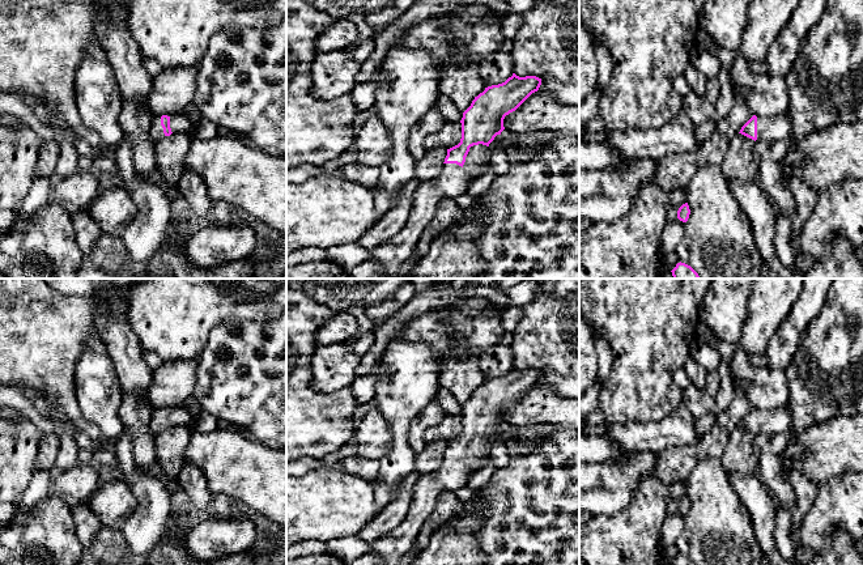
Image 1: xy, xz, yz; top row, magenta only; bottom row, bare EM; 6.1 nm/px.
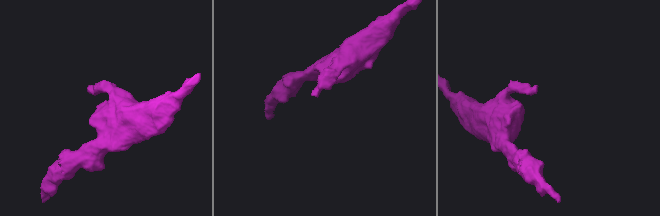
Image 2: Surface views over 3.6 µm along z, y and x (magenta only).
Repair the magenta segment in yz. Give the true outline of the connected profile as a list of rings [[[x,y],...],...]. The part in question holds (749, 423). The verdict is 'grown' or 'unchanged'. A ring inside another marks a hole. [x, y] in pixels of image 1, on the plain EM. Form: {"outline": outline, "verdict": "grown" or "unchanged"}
{"outline": [[[753,408],[740,422],[741,428],[758,434],[775,436],[792,426],[792,417],[785,408],[771,411]]], "verdict": "grown"}

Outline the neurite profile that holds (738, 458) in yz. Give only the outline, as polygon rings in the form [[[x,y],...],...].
[[[737,426],[730,436],[723,455],[719,458],[728,476],[739,473],[751,476],[756,472],[756,460],[753,458],[754,433]]]

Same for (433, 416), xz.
[[[433,400],[413,419],[407,433],[407,439],[416,454],[422,453],[426,446],[424,433],[429,428],[438,425],[446,415],[447,413],[442,409],[442,407]]]

